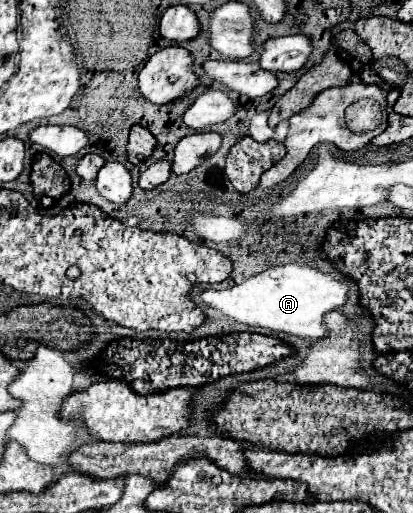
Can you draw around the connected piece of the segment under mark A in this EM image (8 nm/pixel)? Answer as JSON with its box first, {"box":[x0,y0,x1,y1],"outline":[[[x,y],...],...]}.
{"box":[202,264,348,338],"outline":[[[286,264],[286,266],[274,266],[268,268],[248,280],[244,280],[238,286],[214,290],[206,288],[202,290],[202,300],[206,306],[220,310],[222,314],[234,318],[240,324],[246,324],[250,328],[262,328],[272,332],[282,332],[298,338],[322,338],[326,334],[322,316],[328,310],[334,310],[346,302],[348,288],[340,284],[336,278],[318,272],[310,266],[300,264]]]}

